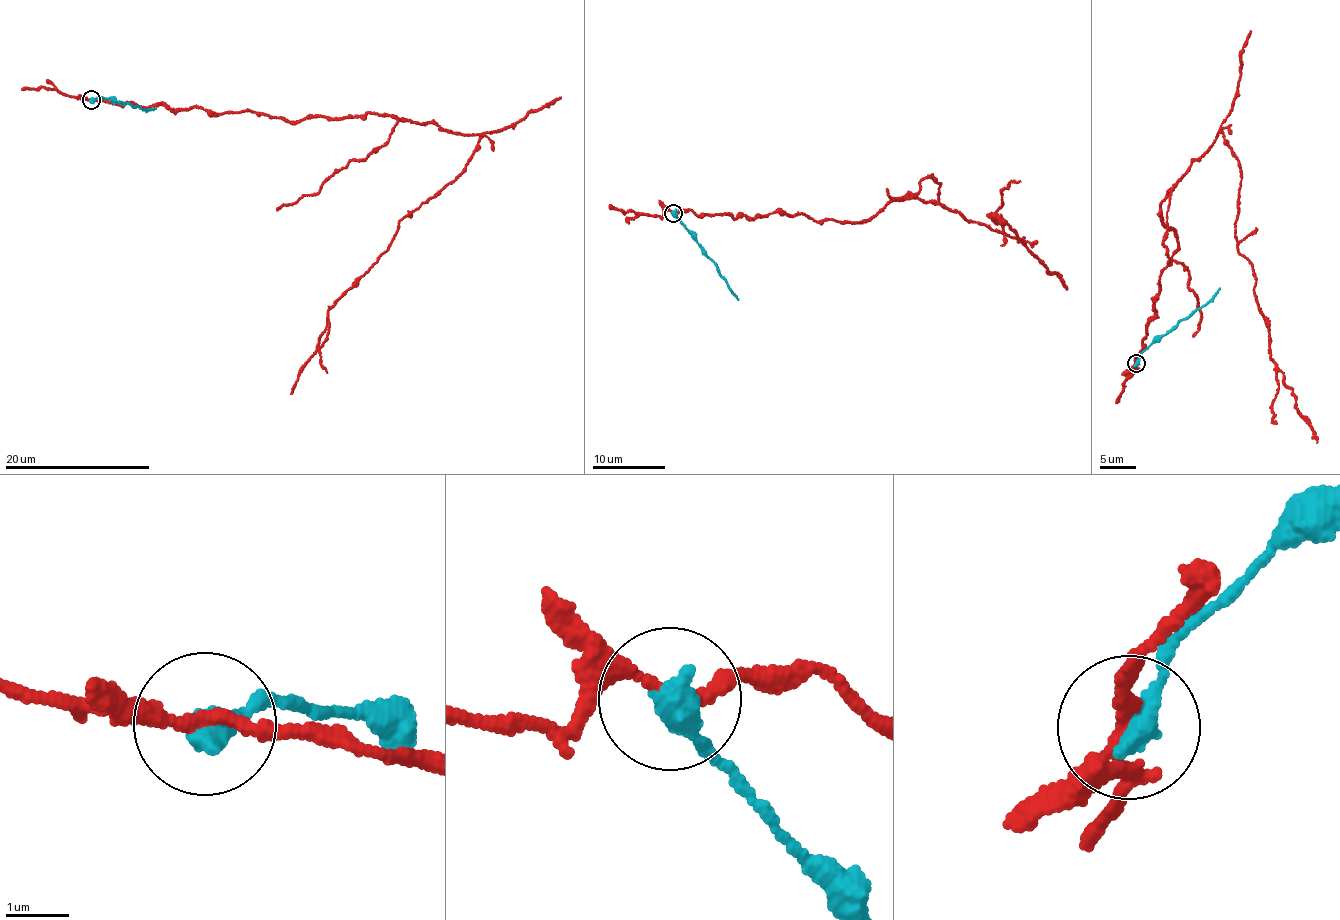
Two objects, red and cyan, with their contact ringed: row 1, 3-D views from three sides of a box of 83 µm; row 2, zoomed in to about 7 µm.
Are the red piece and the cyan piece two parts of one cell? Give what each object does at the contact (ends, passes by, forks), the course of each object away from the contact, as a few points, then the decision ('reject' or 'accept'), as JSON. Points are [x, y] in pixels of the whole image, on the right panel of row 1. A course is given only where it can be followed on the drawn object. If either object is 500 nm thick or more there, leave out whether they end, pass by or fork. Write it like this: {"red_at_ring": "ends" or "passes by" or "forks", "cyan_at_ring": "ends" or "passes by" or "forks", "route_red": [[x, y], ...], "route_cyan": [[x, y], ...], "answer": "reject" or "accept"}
{"red_at_ring": "passes by", "cyan_at_ring": "ends", "route_red": [[1135, 363], [1160, 276], [1180, 245], [1160, 205], [1219, 133], [1238, 166], [1234, 232], [1273, 362], [1317, 442]], "route_cyan": [[1135, 363], [1153, 341], [1201, 307], [1220, 287]], "answer": "reject"}

